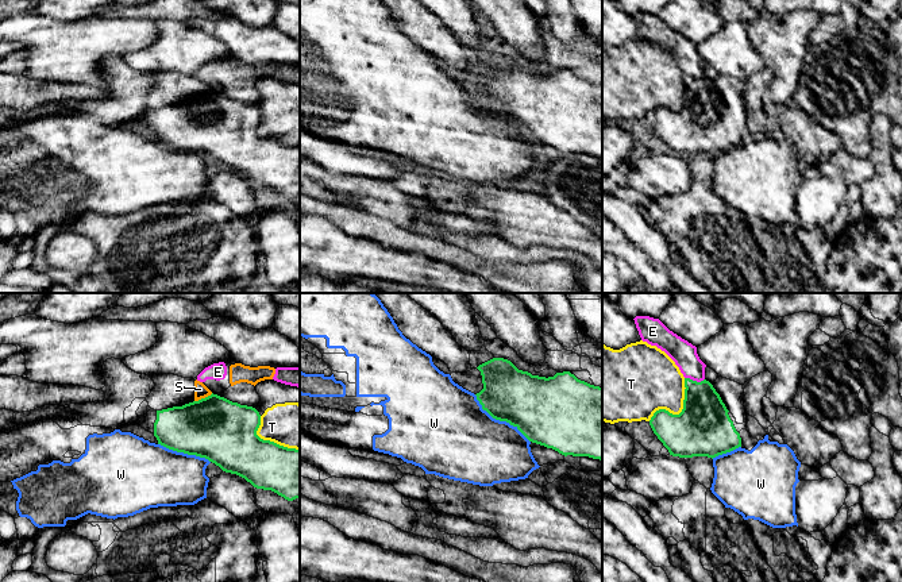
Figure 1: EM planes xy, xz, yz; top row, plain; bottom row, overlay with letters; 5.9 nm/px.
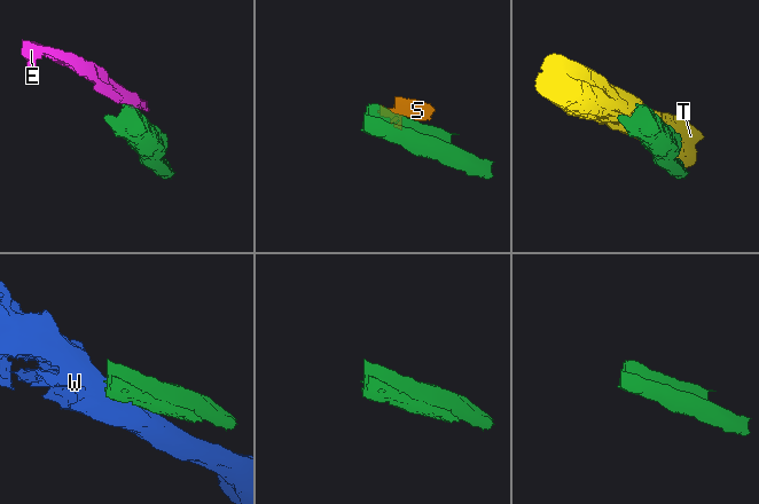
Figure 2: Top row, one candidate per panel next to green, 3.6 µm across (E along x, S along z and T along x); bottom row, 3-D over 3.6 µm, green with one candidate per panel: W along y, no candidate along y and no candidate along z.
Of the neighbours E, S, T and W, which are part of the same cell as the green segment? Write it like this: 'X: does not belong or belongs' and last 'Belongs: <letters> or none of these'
E: does not belong
S: does not belong
T: does not belong
W: does not belong
Belongs: none of these

